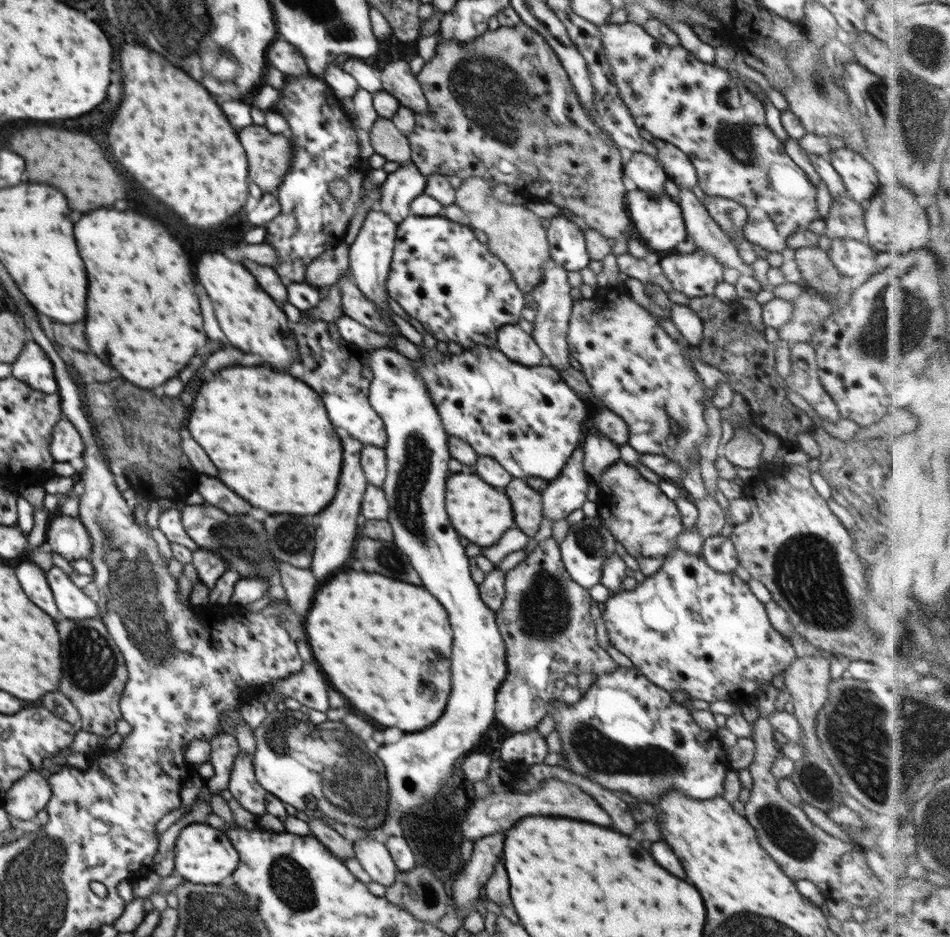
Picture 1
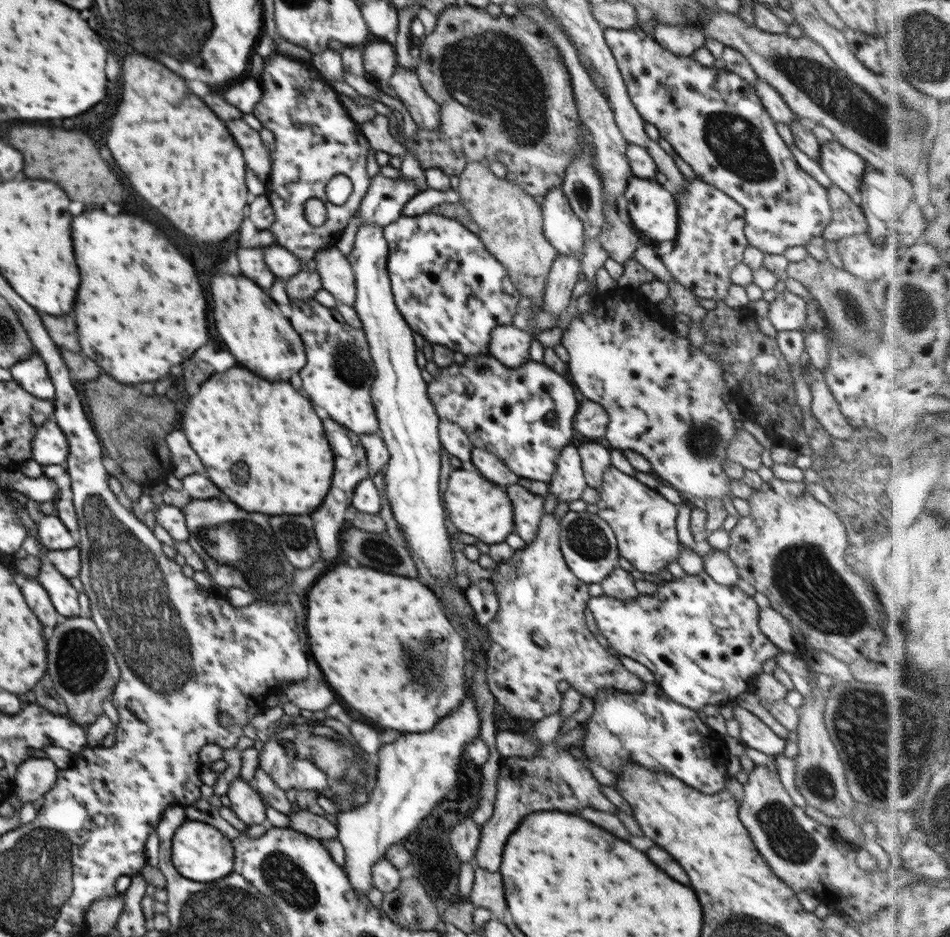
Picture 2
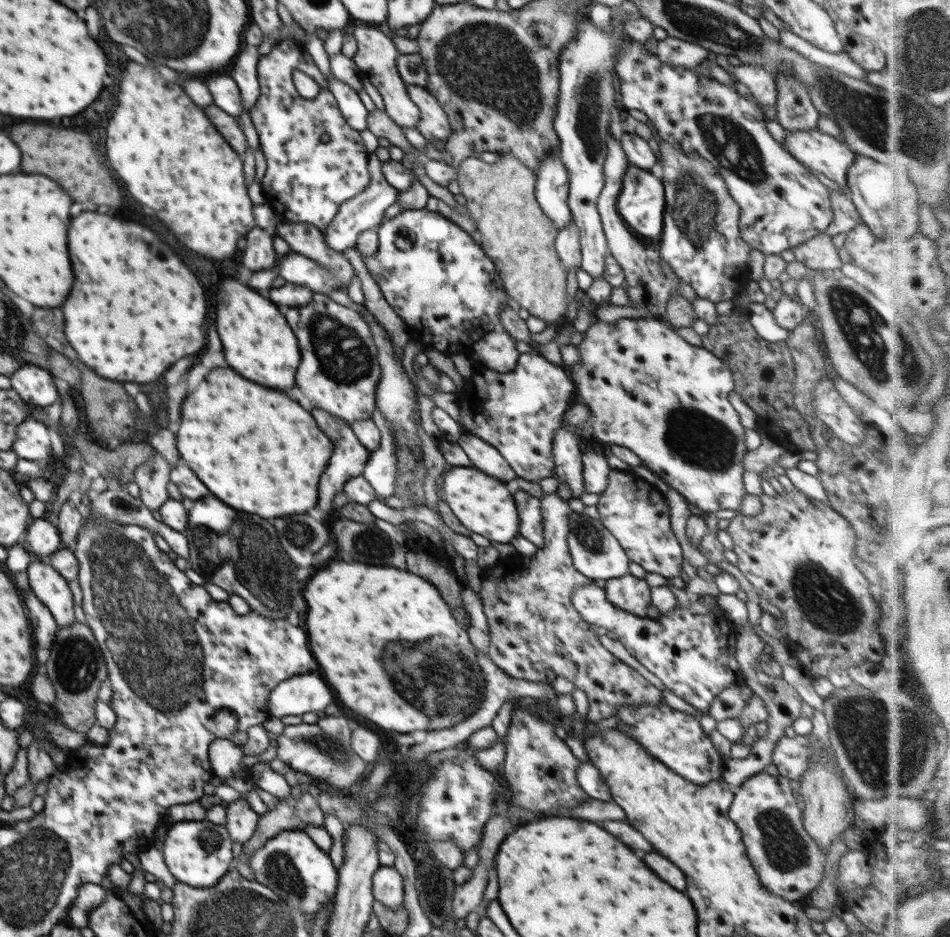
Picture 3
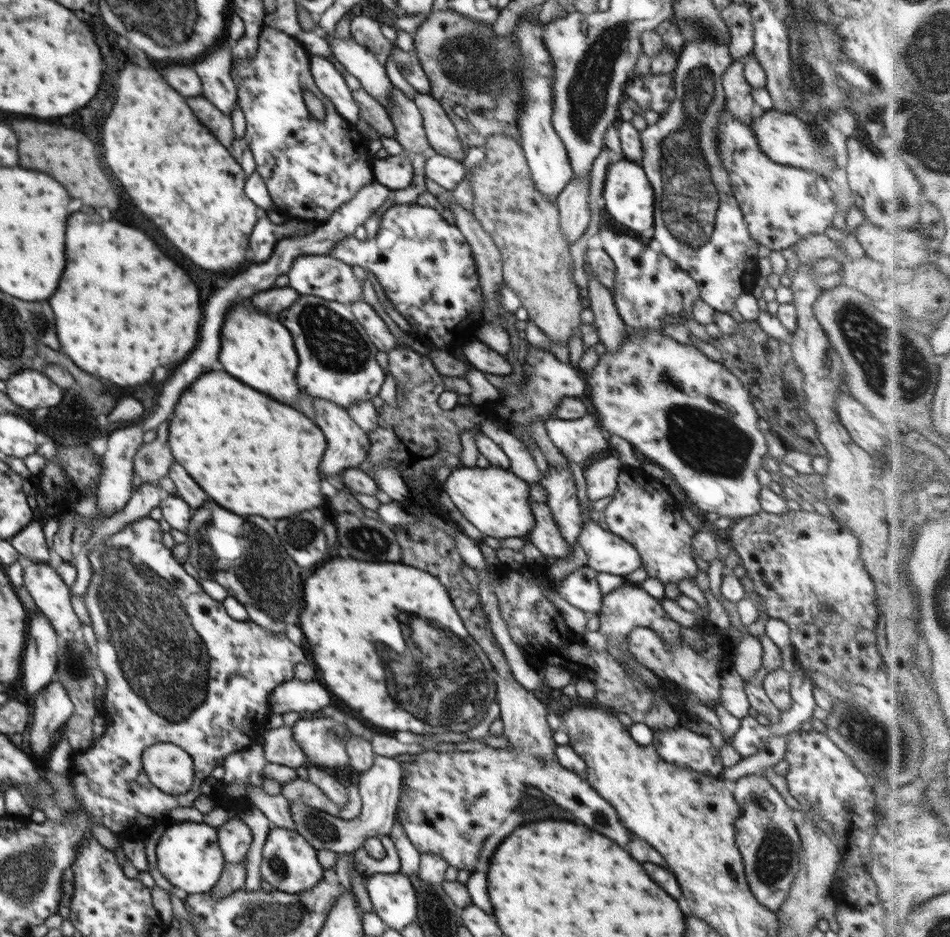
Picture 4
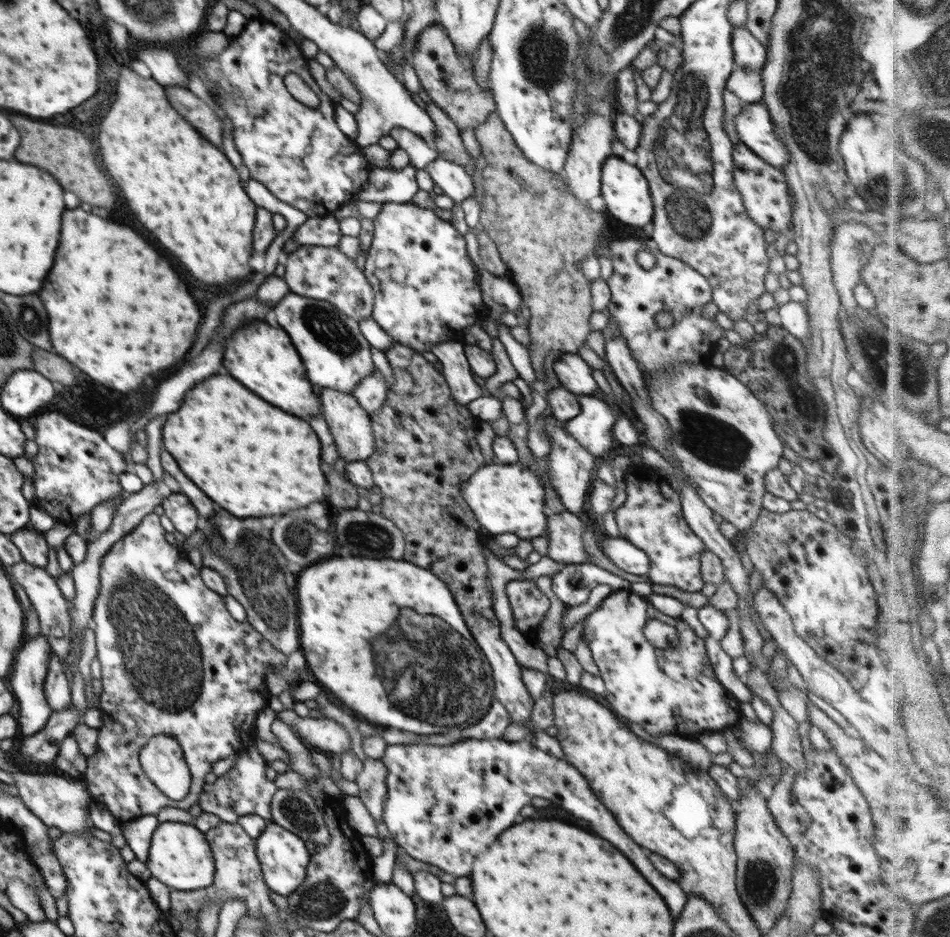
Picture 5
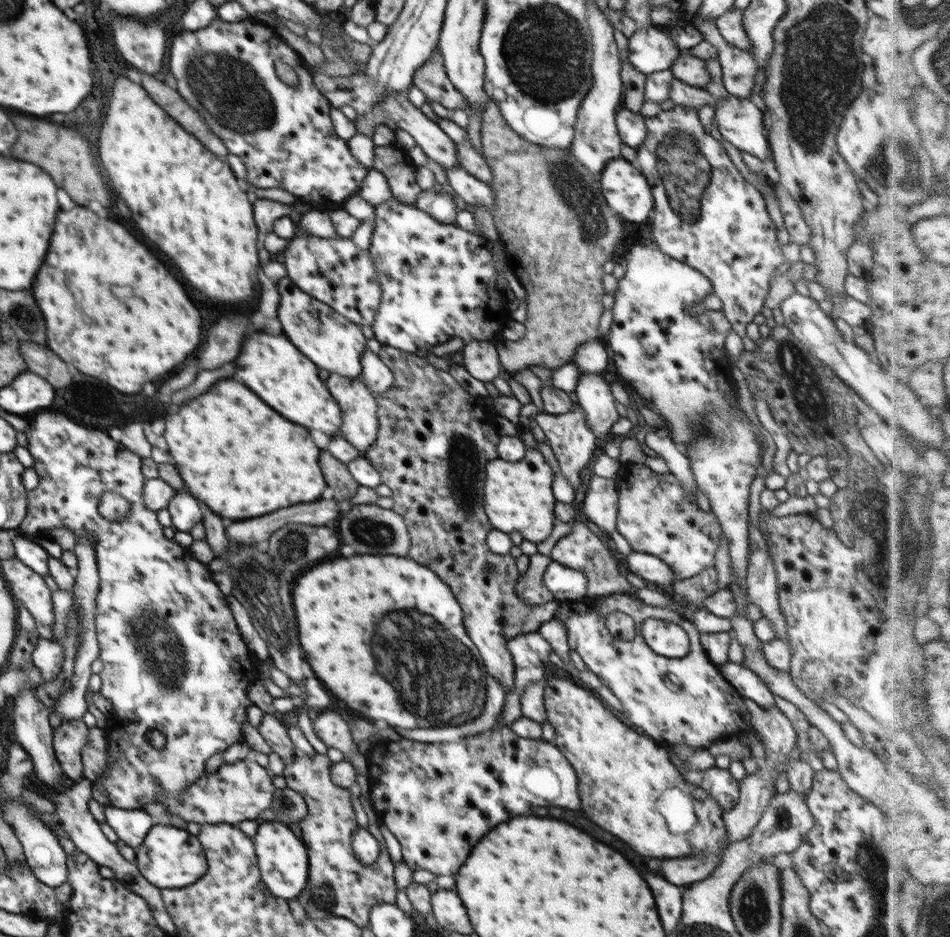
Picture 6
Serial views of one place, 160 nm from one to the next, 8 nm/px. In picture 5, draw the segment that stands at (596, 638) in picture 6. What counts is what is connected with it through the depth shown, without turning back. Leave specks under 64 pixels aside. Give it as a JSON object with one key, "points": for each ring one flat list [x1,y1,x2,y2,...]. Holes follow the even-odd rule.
{"points":[[620,589,606,597,598,608,582,621,584,632,580,638,587,640,600,670,600,678,605,682,604,698,612,706,612,711,626,723,640,724,651,736,673,734,686,739,697,739,704,733,734,728,740,722,743,716,741,702,715,676,705,649,705,640,698,637,680,617,670,617,630,589],[652,619,677,629,679,641,673,647,656,648,646,640,643,628]]}

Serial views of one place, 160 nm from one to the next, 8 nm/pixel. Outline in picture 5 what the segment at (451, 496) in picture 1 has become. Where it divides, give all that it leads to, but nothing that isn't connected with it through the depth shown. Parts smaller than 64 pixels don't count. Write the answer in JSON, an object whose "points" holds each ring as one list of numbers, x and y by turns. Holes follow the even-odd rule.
{"points":[[534,457,528,463,497,464,481,467,472,478,460,486,460,495,468,503,482,532,490,536,512,533,520,539,531,540,545,535,548,528,548,511,544,503,543,462]]}

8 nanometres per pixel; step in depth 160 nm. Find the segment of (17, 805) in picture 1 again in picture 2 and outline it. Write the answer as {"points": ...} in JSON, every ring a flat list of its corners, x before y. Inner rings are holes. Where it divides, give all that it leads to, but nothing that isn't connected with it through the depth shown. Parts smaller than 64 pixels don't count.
{"points":[[31,757,15,774,15,794,22,803,38,800,55,786,59,768,50,759]]}

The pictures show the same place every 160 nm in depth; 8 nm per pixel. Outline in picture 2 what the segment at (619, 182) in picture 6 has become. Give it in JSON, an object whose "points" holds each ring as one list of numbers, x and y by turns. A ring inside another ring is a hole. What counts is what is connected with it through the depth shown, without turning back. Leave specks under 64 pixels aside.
{"points":[[633,176,624,194,627,200,627,210,632,226,637,232,642,232,646,238,652,240,674,240,679,233,679,212,676,196,670,187,664,187,656,180]]}

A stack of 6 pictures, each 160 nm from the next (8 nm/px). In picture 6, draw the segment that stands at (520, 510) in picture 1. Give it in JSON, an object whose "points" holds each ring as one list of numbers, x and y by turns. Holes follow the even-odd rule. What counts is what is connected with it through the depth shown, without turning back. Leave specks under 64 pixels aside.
{"points":[[574,522,572,532,567,536,563,536,557,542,551,551,551,560,567,566,574,570,581,570,589,574,589,582,592,588,586,592,586,597,598,597,600,594,606,593,610,596,612,594,627,594,631,595,632,585,627,581,624,575,618,571,618,564,608,547,602,544,602,540,582,522]]}

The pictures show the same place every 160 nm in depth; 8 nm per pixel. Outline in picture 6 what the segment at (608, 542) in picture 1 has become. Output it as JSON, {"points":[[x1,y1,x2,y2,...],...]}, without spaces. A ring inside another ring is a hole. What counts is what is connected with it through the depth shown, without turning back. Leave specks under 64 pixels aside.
{"points":[[632,550,625,561,628,570,641,576,651,587,666,591,674,583,672,569,656,556]]}

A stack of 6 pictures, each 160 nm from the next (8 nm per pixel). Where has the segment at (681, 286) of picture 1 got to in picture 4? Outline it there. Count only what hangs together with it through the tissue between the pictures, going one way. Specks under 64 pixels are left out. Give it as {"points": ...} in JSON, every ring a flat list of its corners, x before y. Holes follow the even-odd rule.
{"points":[[704,39,704,41,686,41,680,52,680,59,673,73,675,82,675,99,671,102,668,111,660,116,660,120,653,126,649,126,641,132,641,143,643,148,643,158,639,165,645,170,648,180,651,181,652,188,655,190,655,211,654,211,654,240,661,244,661,253,672,260,678,268,685,270,697,283,700,289,700,299,709,304,713,309,720,312,729,313,736,308,735,302,738,296,752,291,758,278,758,243,748,232,741,208,737,198,733,195,729,181,729,174,726,167,722,164,717,151,717,138,719,137,718,124,720,124,720,114,725,106,725,90,723,89,724,71,734,62,730,55,730,48,722,45,714,39]]}

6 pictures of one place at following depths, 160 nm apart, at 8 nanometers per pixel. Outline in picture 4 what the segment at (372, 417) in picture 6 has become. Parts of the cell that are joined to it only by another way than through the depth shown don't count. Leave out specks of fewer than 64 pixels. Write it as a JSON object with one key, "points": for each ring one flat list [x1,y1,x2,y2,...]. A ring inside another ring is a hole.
{"points":[[323,398,312,399,312,408,314,411,314,420,320,430,324,433,327,440,327,449,324,458,322,458,322,474,336,477,343,474,350,468,357,468,366,461,371,449,371,440,367,432,364,432,352,417,348,414,346,408,342,408,329,400]]}

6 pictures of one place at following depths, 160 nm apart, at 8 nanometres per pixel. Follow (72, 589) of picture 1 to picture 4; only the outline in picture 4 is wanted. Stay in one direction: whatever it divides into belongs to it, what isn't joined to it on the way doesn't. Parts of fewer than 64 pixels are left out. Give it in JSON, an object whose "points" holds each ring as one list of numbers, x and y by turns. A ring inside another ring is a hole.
{"points":[[25,562,24,584,39,611,50,621,51,627,66,644,72,642,79,634,81,622,72,609,71,590,55,567,48,562]]}

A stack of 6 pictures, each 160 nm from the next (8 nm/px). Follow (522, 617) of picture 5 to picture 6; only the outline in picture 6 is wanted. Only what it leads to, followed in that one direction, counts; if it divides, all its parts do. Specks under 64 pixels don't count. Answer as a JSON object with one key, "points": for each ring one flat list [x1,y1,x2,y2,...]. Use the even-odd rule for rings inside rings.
{"points":[[540,553,530,556,528,570,519,577,515,584,518,599,522,599,528,605,544,605,554,600,553,595,543,583,544,571,550,563,550,556]]}

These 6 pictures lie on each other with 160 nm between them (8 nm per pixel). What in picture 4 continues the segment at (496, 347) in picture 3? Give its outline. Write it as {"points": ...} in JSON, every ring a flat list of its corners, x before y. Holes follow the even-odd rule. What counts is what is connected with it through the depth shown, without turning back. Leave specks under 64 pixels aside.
{"points":[[480,340,471,341,468,345,462,346,462,353,485,374,498,374,503,378,513,372,513,366,510,365,507,355,500,355]]}

